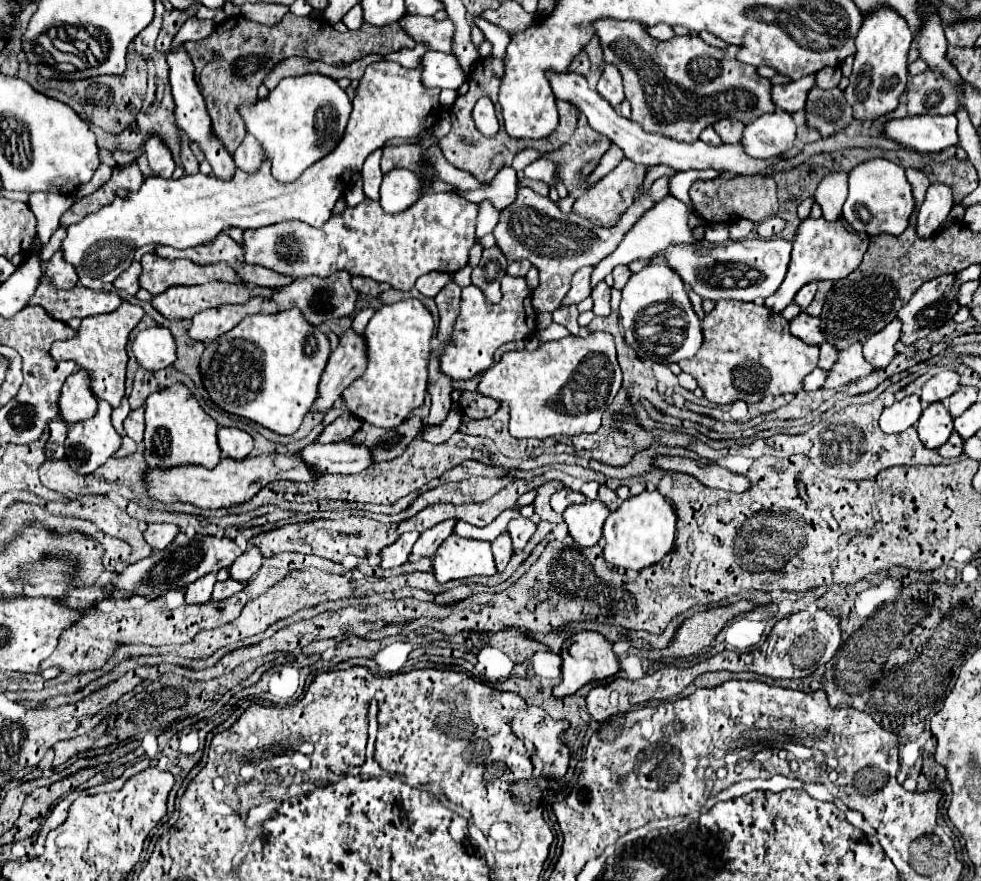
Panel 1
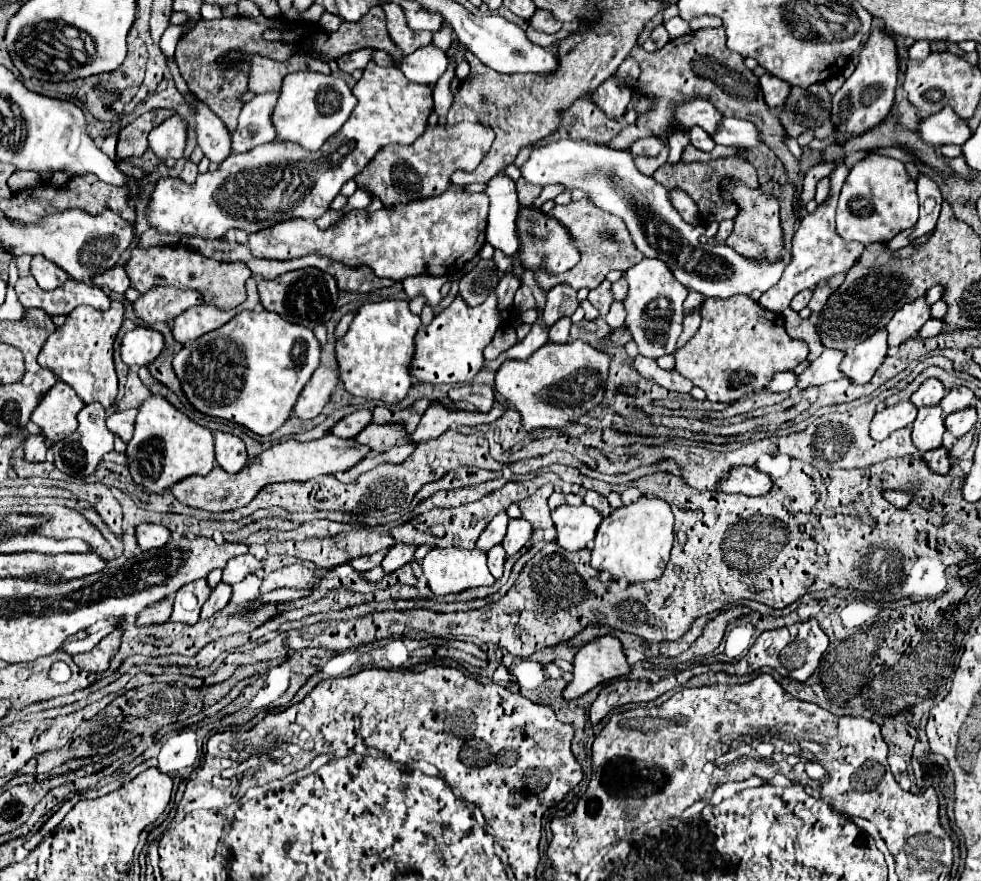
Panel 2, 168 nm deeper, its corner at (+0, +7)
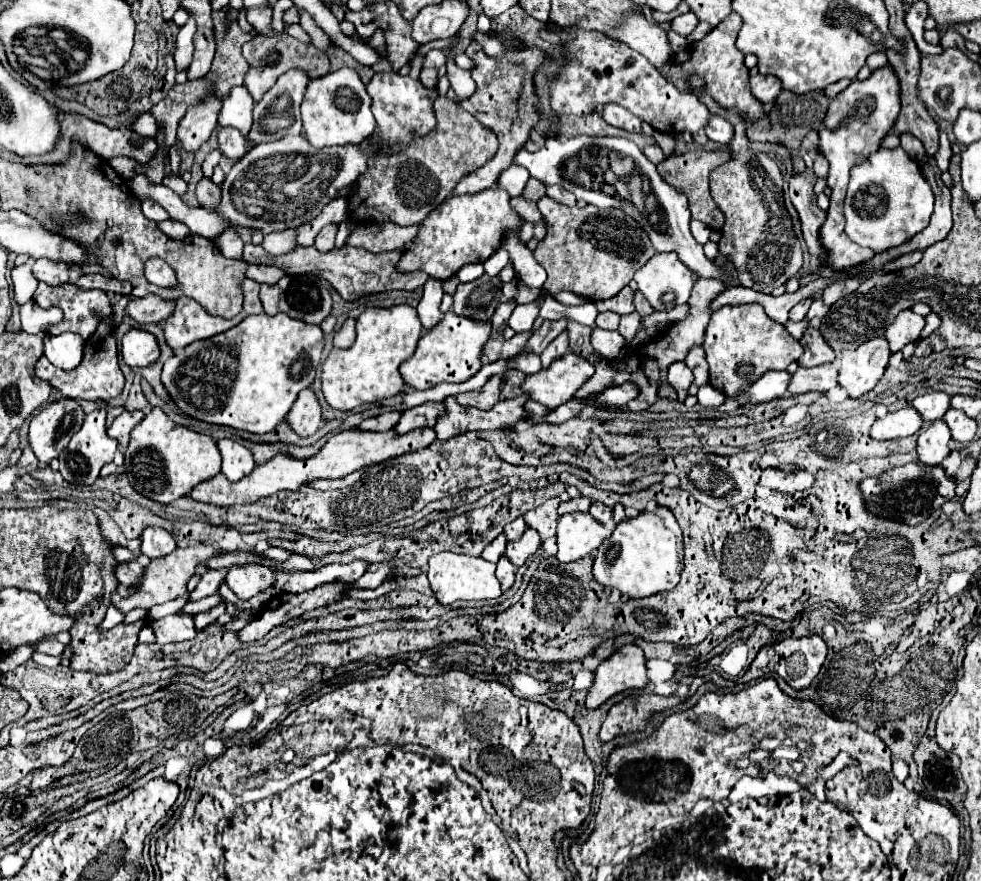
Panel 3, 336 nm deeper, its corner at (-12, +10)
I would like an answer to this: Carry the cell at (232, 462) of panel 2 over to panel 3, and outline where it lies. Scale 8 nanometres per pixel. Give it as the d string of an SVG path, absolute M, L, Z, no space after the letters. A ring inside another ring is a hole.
M219 439L217 447L221 451L221 473L229 481L239 481L253 471L255 461L249 449L231 439Z

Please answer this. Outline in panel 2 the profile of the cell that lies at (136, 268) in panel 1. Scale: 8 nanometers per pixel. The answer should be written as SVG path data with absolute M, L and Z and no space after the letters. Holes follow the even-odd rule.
M117 264L113 270L99 274L97 278L93 278L93 282L99 288L107 288L107 290L115 290L115 292L125 292L129 288L129 276L125 274L123 264Z

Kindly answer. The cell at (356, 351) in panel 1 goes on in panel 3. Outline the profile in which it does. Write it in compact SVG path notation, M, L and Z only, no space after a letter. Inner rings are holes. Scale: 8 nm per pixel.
M305 389L299 393L299 397L293 403L291 411L287 413L285 421L299 437L309 437L319 429L321 405L319 405L317 397L311 393L311 389Z

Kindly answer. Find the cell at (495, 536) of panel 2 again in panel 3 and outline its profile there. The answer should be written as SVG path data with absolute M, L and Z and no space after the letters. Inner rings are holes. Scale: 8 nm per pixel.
M501 535L501 537L493 539L493 541L491 541L491 543L489 543L489 545L483 549L481 557L483 557L483 559L487 559L487 561L497 563L497 561L499 561L499 557L505 553L505 545L507 545L505 535Z

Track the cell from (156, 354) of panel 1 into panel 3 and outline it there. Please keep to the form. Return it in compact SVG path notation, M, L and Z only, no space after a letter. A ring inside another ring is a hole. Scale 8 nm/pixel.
M131 329L121 339L121 357L129 367L147 367L159 357L157 339L141 329Z

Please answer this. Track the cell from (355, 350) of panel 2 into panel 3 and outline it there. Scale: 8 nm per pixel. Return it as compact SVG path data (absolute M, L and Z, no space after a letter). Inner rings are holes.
M395 305L389 309L369 307L357 321L357 339L349 349L331 349L321 365L321 391L331 409L351 411L365 403L377 403L385 397L401 393L403 379L399 365L409 359L421 337L421 321L411 305Z

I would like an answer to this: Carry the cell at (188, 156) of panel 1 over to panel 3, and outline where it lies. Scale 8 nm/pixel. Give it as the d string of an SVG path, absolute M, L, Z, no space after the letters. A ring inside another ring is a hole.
M203 177L197 185L197 201L201 207L215 211L219 207L219 201L221 201L221 189L213 181Z

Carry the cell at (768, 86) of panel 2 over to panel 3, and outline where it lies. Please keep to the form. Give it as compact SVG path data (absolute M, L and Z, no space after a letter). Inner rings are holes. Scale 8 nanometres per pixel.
M753 75L749 83L753 97L757 97L765 107L771 107L775 97L781 93L781 81L773 75Z

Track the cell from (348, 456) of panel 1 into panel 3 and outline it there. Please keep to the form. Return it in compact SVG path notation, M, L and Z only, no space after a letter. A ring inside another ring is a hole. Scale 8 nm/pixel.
M425 403L419 407L407 409L407 411L403 411L403 417L397 423L395 431L397 433L409 433L413 429L433 427L443 413L445 413L445 403Z

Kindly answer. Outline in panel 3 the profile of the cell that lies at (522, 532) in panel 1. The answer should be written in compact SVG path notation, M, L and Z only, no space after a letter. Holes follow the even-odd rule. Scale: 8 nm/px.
M527 529L519 541L507 543L505 555L507 555L507 559L509 559L515 567L521 567L539 547L541 547L539 533L537 533L535 529Z

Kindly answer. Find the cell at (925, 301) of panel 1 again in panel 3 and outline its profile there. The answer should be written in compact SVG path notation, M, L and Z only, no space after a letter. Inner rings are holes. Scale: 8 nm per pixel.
M911 309L901 311L893 321L893 325L885 329L885 339L889 341L891 353L901 351L907 343L915 343L923 327L925 327L925 319L921 315L915 315Z

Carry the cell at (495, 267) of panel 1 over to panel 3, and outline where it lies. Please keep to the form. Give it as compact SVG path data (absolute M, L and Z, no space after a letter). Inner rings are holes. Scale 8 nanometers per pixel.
M483 275L471 283L461 283L453 295L453 313L455 315L465 315L467 319L477 319L477 321L489 321L491 315L495 313L497 305L501 301L501 281L499 277L489 277Z

